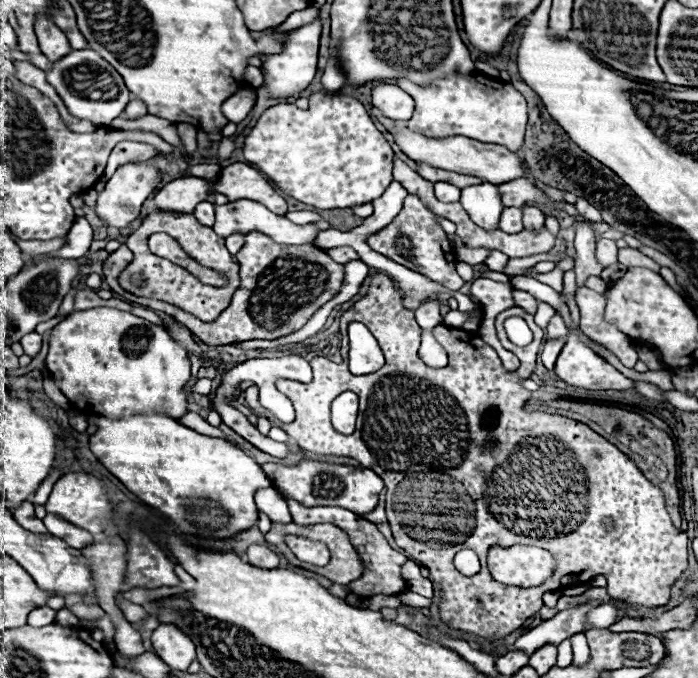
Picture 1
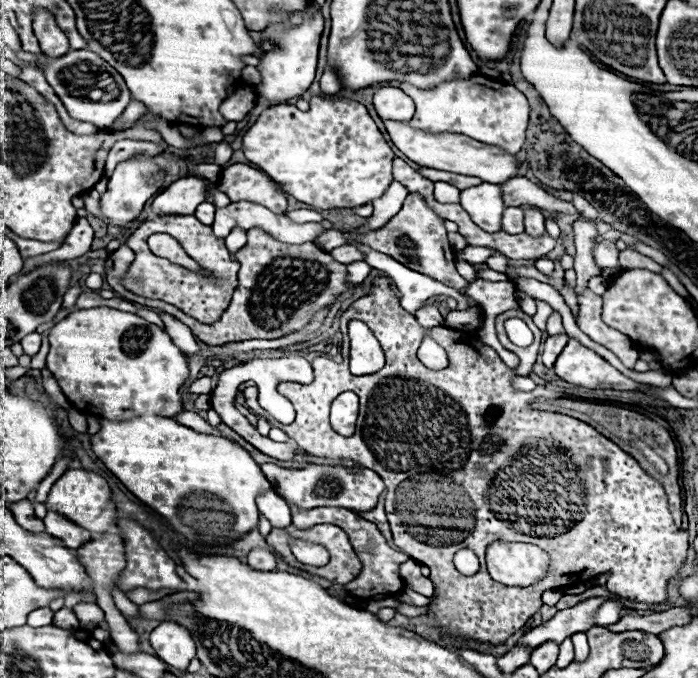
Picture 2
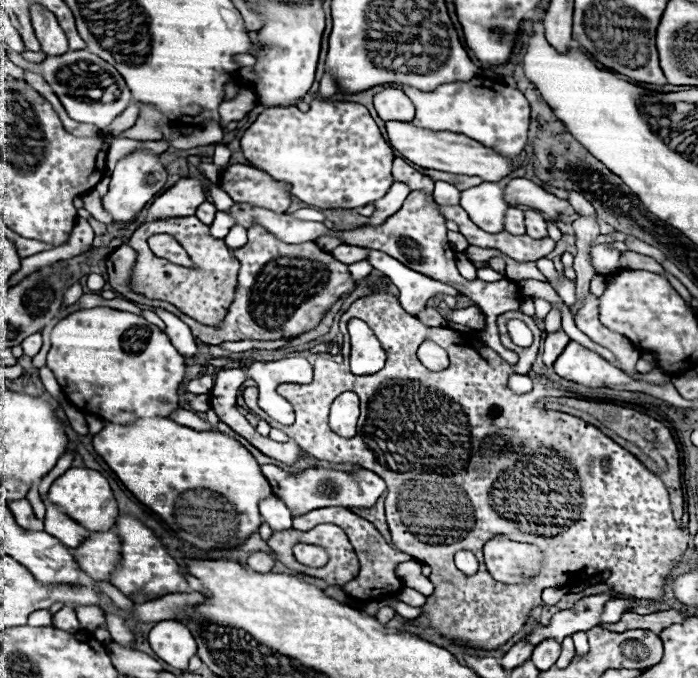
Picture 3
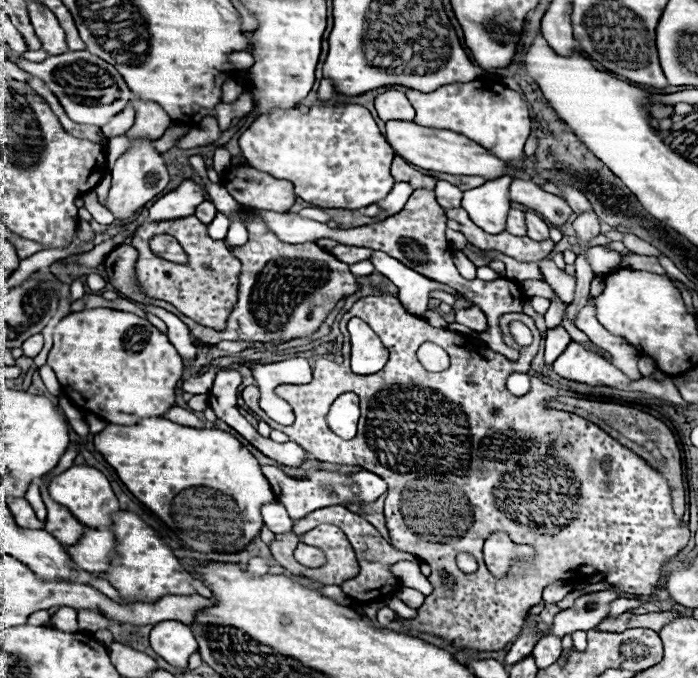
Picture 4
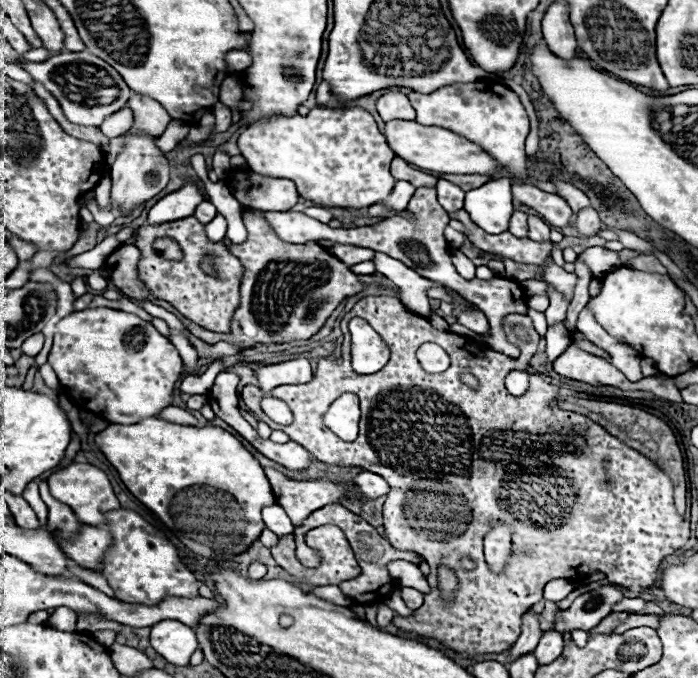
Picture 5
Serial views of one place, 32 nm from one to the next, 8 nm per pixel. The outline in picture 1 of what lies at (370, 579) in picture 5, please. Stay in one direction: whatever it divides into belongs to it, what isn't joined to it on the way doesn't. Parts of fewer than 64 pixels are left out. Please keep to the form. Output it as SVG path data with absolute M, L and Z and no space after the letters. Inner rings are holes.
M290 502L288 506L290 506L292 520L298 526L312 526L312 524L328 522L328 524L342 528L350 536L350 542L356 548L356 552L360 554L360 560L364 564L364 574L358 580L348 584L350 592L354 592L358 596L374 596L374 594L400 594L402 590L406 590L406 582L402 578L400 568L408 558L388 546L386 538L376 528L376 524L372 524L372 522L368 522L368 520L360 518L358 514L352 514L350 510L344 510L344 508L304 508L296 502Z

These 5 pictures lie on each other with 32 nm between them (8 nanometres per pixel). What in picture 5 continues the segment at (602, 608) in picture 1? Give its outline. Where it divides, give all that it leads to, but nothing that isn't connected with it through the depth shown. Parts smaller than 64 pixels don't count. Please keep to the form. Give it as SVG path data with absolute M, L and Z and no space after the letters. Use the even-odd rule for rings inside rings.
M623 598L618 604L613 607L613 612L623 612L628 610L628 612L640 612L646 608L646 600L642 598Z

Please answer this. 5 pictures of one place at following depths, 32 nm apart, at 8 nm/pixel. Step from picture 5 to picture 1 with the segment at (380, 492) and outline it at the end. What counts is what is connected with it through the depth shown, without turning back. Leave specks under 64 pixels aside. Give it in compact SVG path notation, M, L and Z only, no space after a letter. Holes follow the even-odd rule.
M302 460L298 466L282 466L282 464L262 464L262 470L270 478L272 486L296 500L302 506L340 506L356 514L372 512L378 504L378 496L384 488L384 482L376 472L368 468L354 468L354 466L340 466L340 464L326 464L326 462L312 462Z

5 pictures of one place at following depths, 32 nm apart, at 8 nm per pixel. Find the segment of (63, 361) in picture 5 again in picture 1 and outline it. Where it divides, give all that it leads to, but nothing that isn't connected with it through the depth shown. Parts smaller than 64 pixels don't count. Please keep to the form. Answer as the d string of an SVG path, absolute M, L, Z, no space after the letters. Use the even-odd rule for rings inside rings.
M104 306L68 314L50 332L50 352L46 358L46 368L62 394L80 412L100 414L114 420L136 414L164 414L180 418L188 412L186 394L182 392L184 384L190 378L190 360L186 350L182 350L164 328L130 312Z

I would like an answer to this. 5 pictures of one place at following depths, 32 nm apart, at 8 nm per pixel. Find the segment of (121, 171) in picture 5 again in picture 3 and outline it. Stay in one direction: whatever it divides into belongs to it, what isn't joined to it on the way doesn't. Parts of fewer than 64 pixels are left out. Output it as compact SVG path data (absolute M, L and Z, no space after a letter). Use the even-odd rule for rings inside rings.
M138 148L116 162L116 168L112 170L110 190L102 198L102 204L106 212L112 214L114 222L128 222L140 214L140 210L146 206L148 200L152 200L158 192L162 192L162 188L166 186L166 180L168 180L168 174L158 154L152 154L146 148Z

